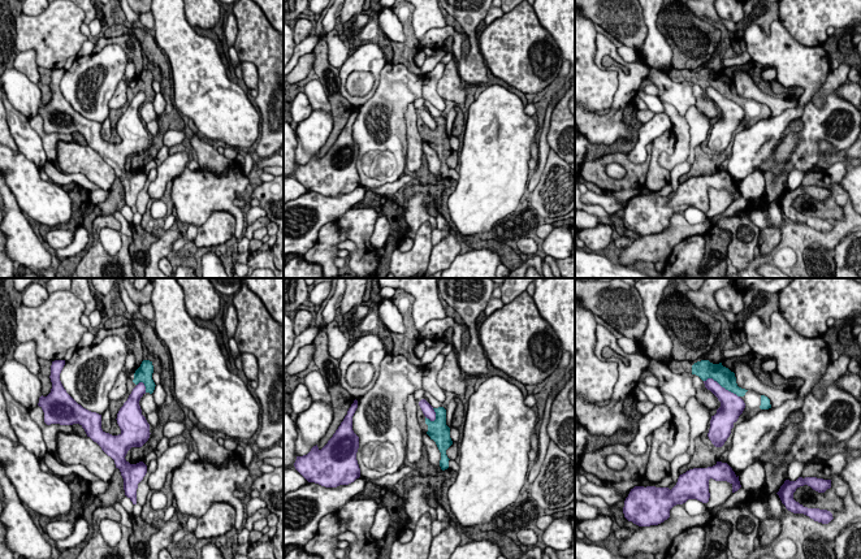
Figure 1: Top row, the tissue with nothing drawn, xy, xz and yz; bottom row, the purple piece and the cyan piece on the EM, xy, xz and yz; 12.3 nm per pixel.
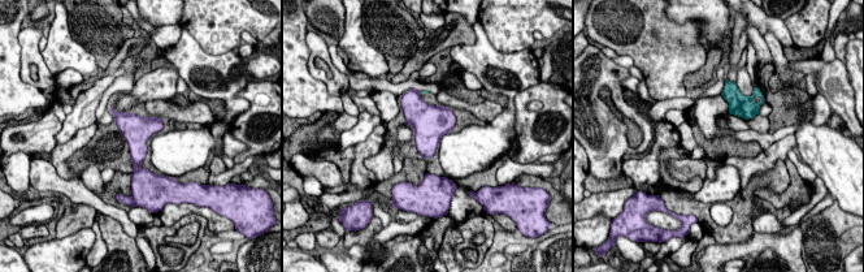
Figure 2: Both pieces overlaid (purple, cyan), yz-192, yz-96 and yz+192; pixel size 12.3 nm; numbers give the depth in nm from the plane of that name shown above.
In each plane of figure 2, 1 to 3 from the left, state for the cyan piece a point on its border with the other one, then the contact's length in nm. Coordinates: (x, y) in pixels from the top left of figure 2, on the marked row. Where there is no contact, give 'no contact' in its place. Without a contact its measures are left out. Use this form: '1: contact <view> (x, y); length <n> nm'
1: no contact
2: no contact
3: no contact

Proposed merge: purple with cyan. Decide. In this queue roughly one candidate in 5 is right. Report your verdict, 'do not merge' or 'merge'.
do not merge

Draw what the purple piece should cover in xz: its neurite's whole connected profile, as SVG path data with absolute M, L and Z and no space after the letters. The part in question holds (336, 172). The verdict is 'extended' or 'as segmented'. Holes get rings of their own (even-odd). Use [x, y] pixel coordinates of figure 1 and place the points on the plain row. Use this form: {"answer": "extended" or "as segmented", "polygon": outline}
{"answer": "as segmented", "polygon": "M355 108L343 130L321 159L316 153L307 164L297 165L294 176L308 191L337 196L360 186L356 169L359 146L352 139L352 125L356 117Z"}

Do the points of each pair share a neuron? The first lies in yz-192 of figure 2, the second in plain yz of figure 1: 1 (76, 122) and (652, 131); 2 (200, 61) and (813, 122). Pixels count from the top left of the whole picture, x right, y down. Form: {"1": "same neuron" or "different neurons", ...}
{"1": "same neuron", "2": "different neurons"}

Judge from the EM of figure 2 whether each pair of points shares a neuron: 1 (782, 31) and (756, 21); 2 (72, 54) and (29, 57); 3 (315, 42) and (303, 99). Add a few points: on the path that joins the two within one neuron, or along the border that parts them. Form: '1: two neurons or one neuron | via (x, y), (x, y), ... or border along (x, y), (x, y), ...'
1: one neuron | via (776, 25), (763, 22)
2: two neurons | border along (40, 52), (44, 64), (53, 76)
3: two neurons | border along (305, 42), (308, 70), (325, 85), (329, 94)

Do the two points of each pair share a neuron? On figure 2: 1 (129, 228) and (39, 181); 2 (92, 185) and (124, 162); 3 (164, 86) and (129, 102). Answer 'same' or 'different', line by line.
1: same
2: different
3: same

